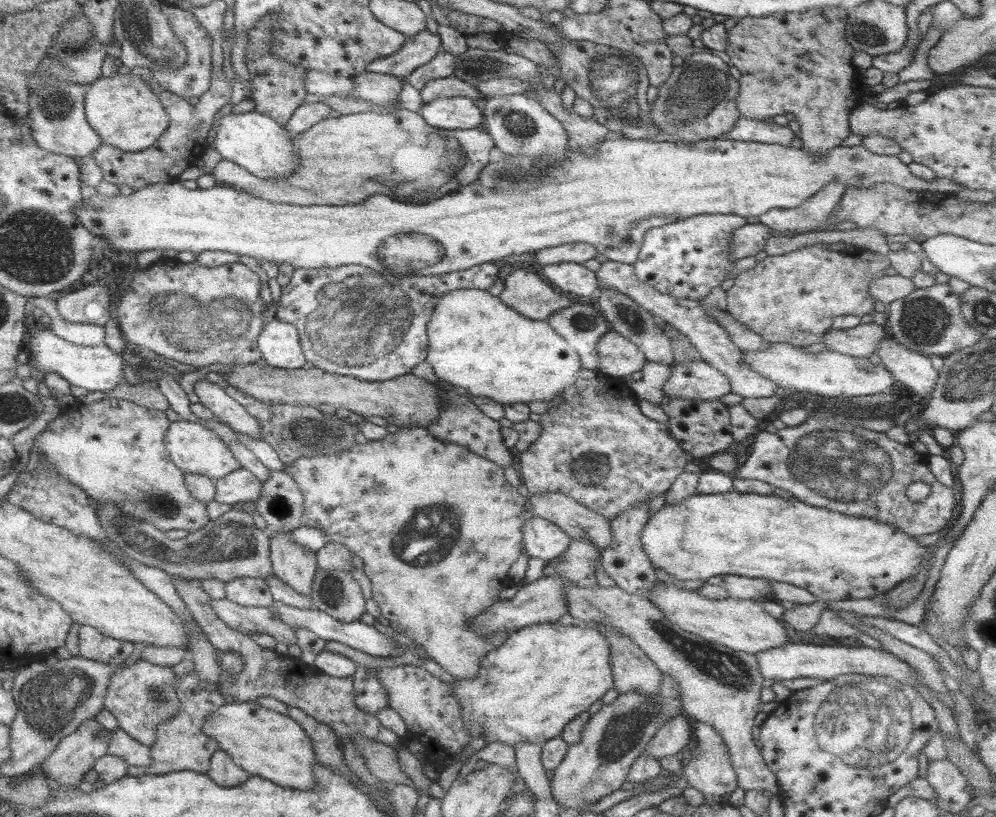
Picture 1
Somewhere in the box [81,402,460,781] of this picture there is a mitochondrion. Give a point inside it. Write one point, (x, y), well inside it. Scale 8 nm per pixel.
(232, 541)

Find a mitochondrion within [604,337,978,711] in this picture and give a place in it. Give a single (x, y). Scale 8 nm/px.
(839, 465)

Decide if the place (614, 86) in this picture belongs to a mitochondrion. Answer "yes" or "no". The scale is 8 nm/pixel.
yes

